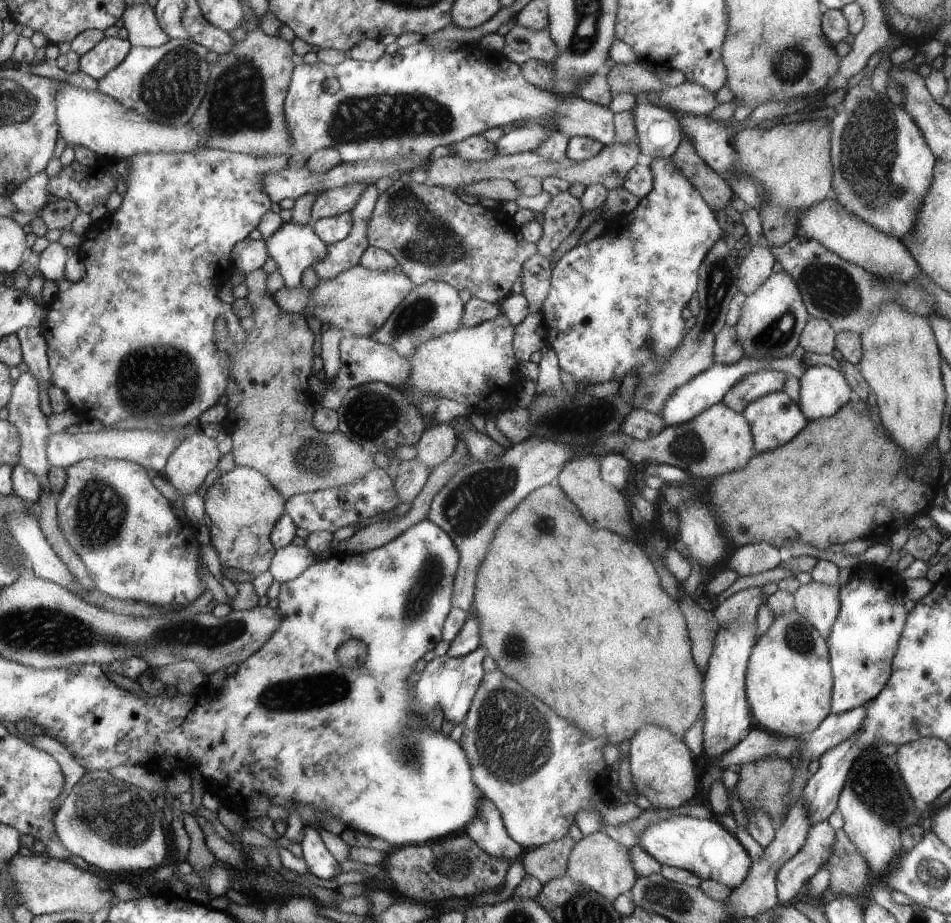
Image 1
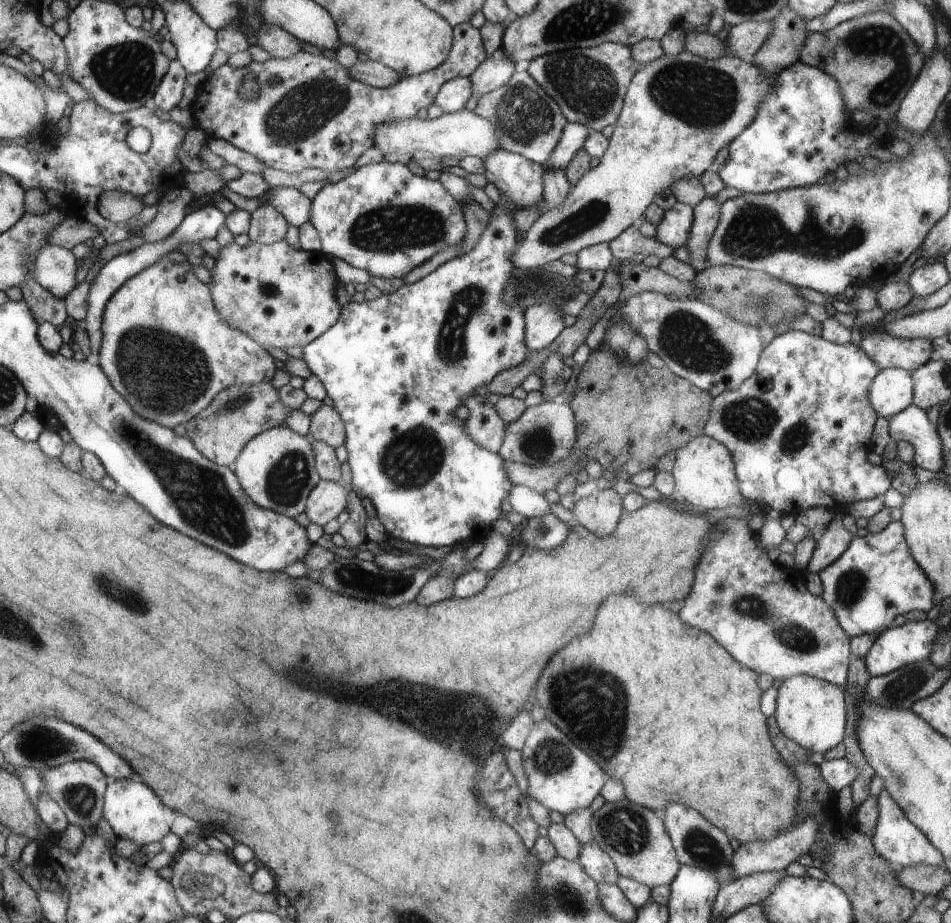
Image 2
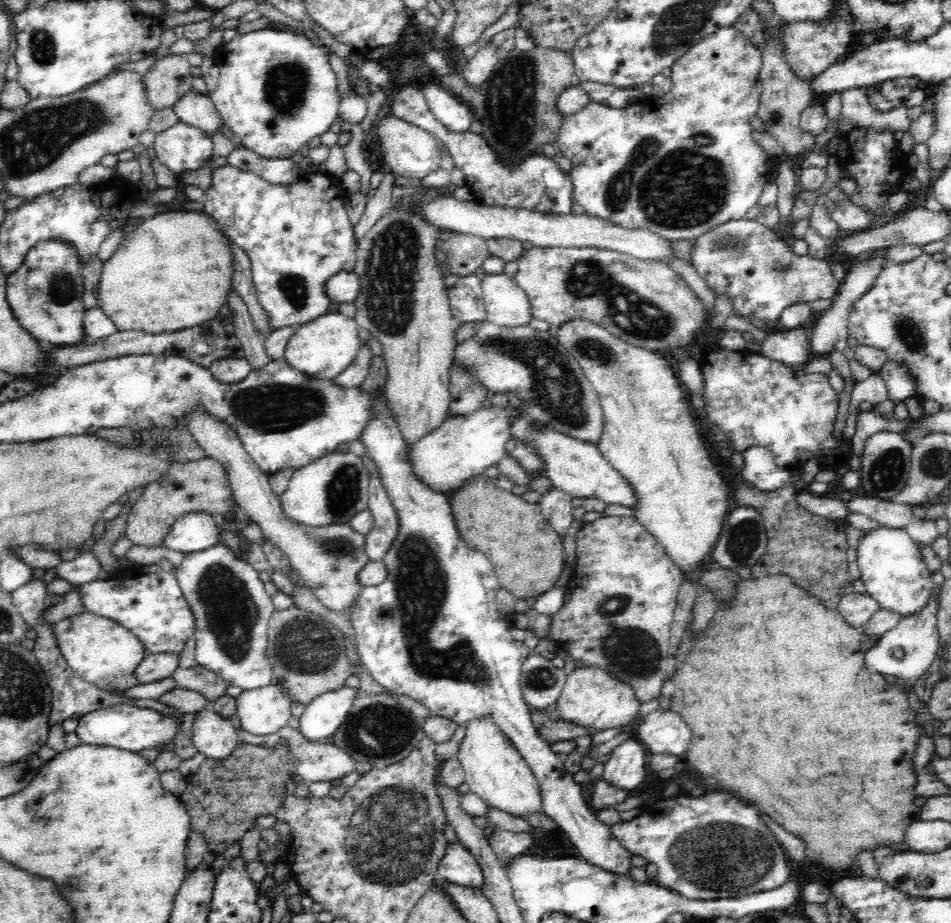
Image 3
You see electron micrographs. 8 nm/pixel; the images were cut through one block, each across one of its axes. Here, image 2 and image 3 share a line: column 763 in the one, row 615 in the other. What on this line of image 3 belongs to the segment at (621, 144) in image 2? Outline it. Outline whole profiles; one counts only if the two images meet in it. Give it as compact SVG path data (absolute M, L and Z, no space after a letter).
M84 610L80 614L60 620L53 626L52 632L68 666L86 682L105 691L128 690L138 686L136 668L148 653L140 638L124 625Z

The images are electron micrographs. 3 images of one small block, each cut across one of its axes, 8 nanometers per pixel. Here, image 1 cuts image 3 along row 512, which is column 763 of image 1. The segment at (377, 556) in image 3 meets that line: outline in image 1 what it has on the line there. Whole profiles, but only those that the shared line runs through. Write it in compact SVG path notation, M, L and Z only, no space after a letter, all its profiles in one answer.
M760 371L741 378L721 400L728 408L742 413L748 403L770 393L782 392L786 384L786 373Z

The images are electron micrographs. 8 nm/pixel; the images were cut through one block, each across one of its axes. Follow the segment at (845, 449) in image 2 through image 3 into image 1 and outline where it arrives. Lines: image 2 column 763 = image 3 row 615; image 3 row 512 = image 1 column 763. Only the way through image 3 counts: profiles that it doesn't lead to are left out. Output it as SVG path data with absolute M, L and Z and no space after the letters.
M784 391L767 394L748 403L742 413L751 423L756 453L765 453L790 443L810 423L799 405Z

